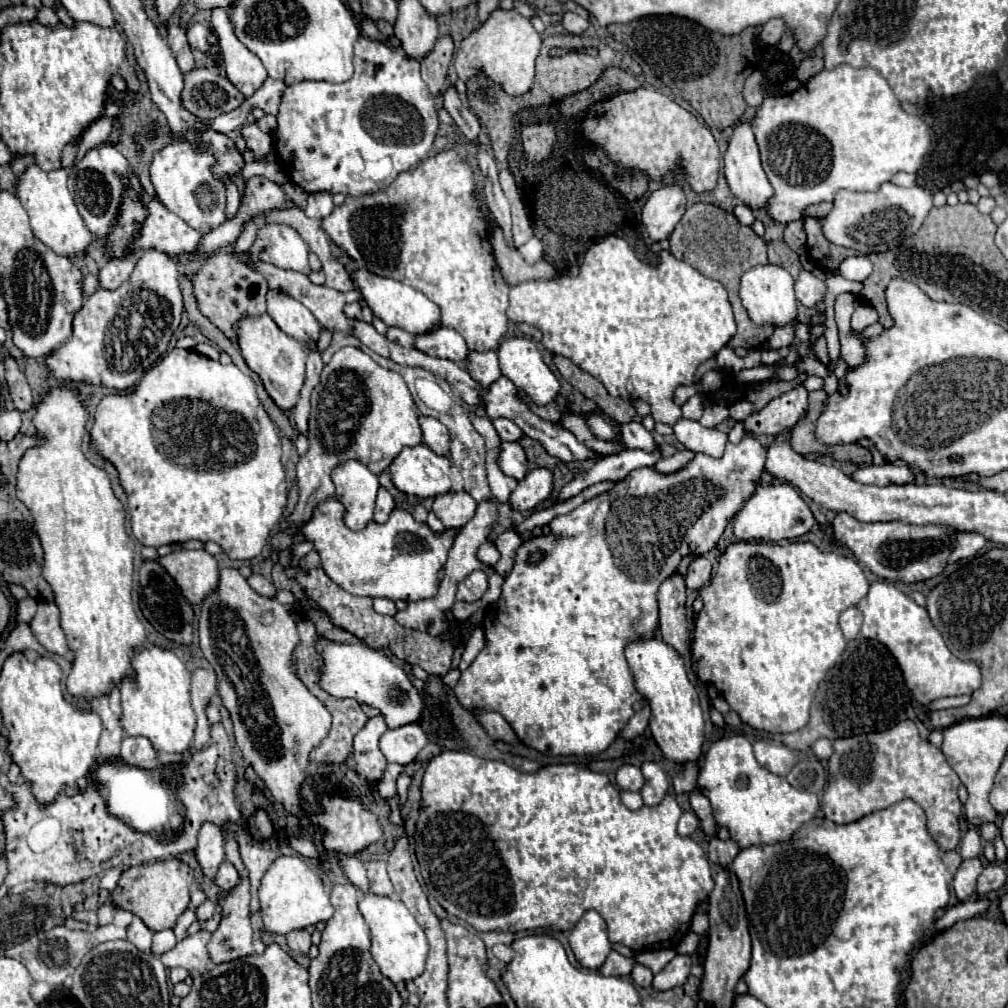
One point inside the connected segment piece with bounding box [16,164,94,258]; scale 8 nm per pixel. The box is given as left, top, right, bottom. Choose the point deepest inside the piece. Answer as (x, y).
(55, 220)

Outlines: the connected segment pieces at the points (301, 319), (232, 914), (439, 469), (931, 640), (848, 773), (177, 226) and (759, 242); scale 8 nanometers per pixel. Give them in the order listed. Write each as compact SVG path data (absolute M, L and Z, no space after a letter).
M268 290L266 312L288 336L300 340L302 344L308 340L318 340L320 336L320 324L314 314L288 292Z
M226 824L224 840L226 840L226 856L228 856L228 860L236 866L236 870L238 870L238 874L240 874L240 884L238 884L238 888L232 888L232 890L230 890L230 896L222 902L224 914L222 914L222 920L220 920L216 932L212 934L212 940L210 940L210 944L208 944L208 954L210 954L210 958L212 958L216 964L230 962L230 960L236 960L236 958L242 958L242 956L248 956L248 954L254 952L254 948L252 948L250 910L248 910L248 904L250 904L250 880L248 880L246 866L242 864L242 858L240 858L240 852L238 852L236 834L232 832L230 824Z
M426 444L404 448L390 464L394 486L416 498L446 494L450 482L450 458L436 456Z
M884 580L872 582L870 592L858 602L858 610L864 616L860 634L864 638L882 642L892 652L902 670L906 686L922 706L946 696L972 694L982 684L980 664L972 660L958 660L948 650L938 628L934 628L926 608L918 606L894 584Z
M912 720L898 722L886 732L870 732L862 736L848 736L848 738L838 738L832 742L834 754L828 760L828 786L822 796L822 812L828 820L834 820L836 824L848 824L854 820L860 820L866 814L872 814L874 810L888 808L904 798L912 798L916 804L920 804L928 816L928 832L936 838L936 842L944 850L956 850L960 842L960 812L962 804L958 800L958 786L960 780L956 772L948 766L944 754L932 746L928 740L924 740L918 734L918 728Z
M156 198L148 200L150 216L144 222L138 238L132 242L134 250L156 248L168 254L192 254L198 250L202 234L190 228L174 212L166 210Z
M692 204L690 208L686 208L682 220L678 222L678 226L674 228L674 232L670 236L670 252L674 258L690 264L698 272L702 272L706 278L722 282L722 286L728 290L728 300L732 304L734 320L738 324L738 332L728 342L728 348L742 346L746 350L752 350L756 346L762 346L770 338L774 328L754 324L748 318L748 314L738 298L738 286L740 286L742 274L758 264L768 262L766 242L760 236L756 236L750 226L742 226L732 212L726 212L714 204Z

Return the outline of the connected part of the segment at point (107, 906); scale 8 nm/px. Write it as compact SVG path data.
M106 900L106 902L98 908L100 926L102 926L102 924L110 924L110 922L112 922L112 916L114 916L114 904L112 904L112 900Z

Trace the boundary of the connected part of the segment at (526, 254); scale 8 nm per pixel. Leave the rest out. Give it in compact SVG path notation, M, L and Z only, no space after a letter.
M530 238L526 244L518 248L518 252L528 264L536 264L538 260L542 260L542 242L538 238Z

